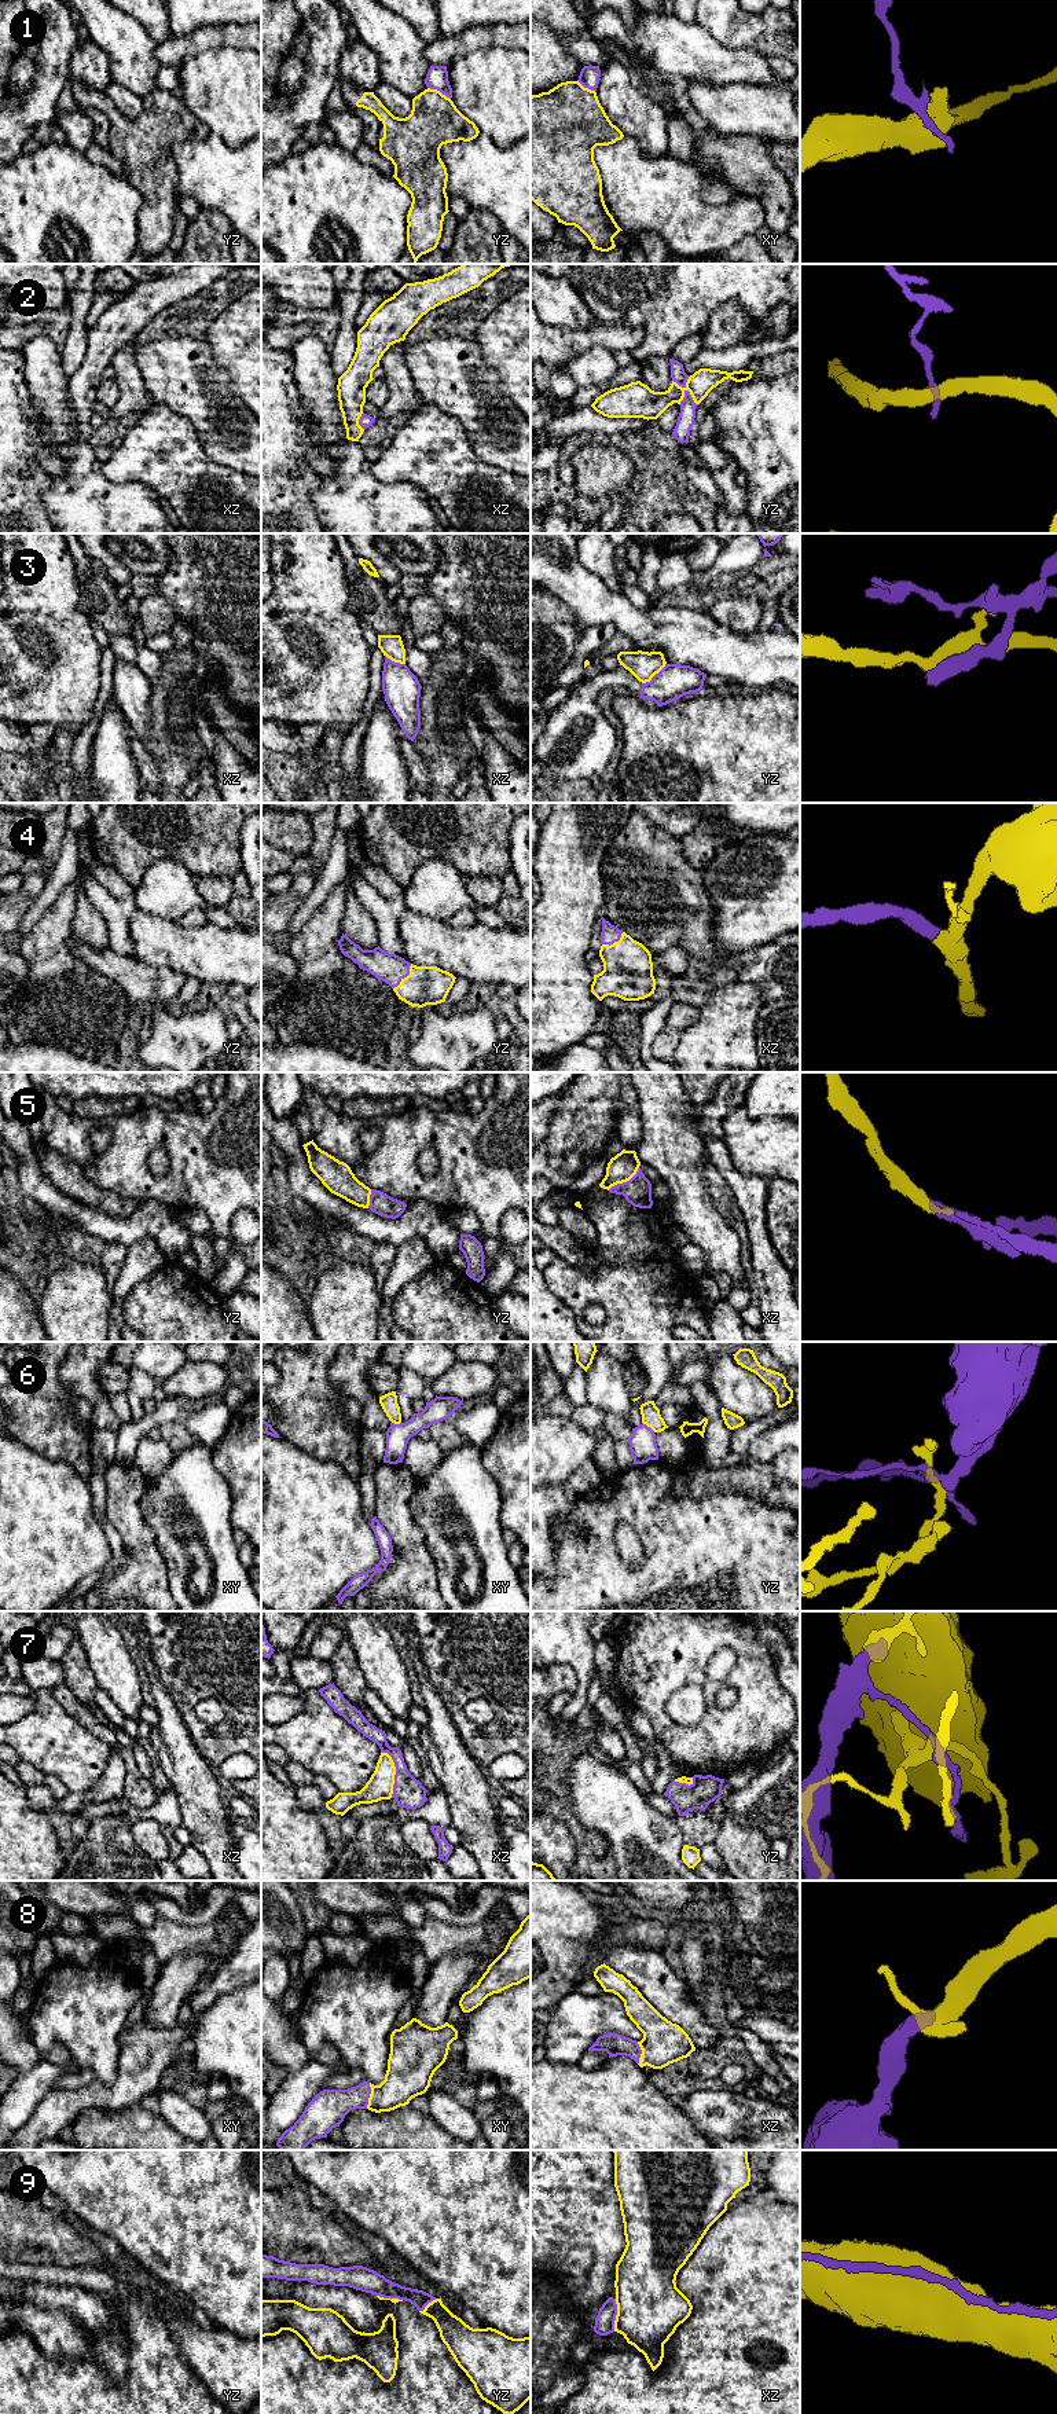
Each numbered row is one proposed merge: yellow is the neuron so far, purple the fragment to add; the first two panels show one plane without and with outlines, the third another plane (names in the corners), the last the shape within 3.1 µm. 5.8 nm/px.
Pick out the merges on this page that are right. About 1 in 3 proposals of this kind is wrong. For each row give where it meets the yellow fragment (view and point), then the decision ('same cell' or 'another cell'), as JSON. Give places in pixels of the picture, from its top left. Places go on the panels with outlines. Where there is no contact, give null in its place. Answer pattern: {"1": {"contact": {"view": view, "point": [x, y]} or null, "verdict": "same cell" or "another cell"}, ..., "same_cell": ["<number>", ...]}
{"1": {"contact": {"view": "yz", "point": [439, 91]}, "verdict": "another cell"}, "2": {"contact": {"view": "yz", "point": [687, 389]}, "verdict": "another cell"}, "3": {"contact": {"view": "yz", "point": [654, 674]}, "verdict": "another cell"}, "4": {"contact": {"view": "yz", "point": [407, 976]}, "verdict": "same cell"}, "5": {"contact": {"view": "xz", "point": [624, 1181]}, "verdict": "same cell"}, "6": {"contact": {"view": "yz", "point": [649, 1426]}, "verdict": "another cell"}, "7": {"contact": {"view": "xz", "point": [395, 1772]}, "verdict": "another cell"}, "8": {"contact": {"view": "xy", "point": [370, 2095]}, "verdict": "same cell"}, "9": {"contact": {"view": "xz", "point": [616, 2315]}, "verdict": "same cell"}, "same_cell": ["4", "5", "8", "9"]}

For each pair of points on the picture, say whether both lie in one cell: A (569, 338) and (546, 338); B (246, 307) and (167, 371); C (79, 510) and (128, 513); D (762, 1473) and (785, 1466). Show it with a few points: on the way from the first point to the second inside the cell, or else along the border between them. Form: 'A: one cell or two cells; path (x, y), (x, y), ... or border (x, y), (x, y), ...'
A: one cell; path (564, 338), (551, 338)
B: two cells; border (204, 338), (210, 347), (213, 359), (223, 367)
C: one cell; path (91, 510), (116, 513)
D: two cells; border (771, 1463), (773, 1471), (785, 1481)

